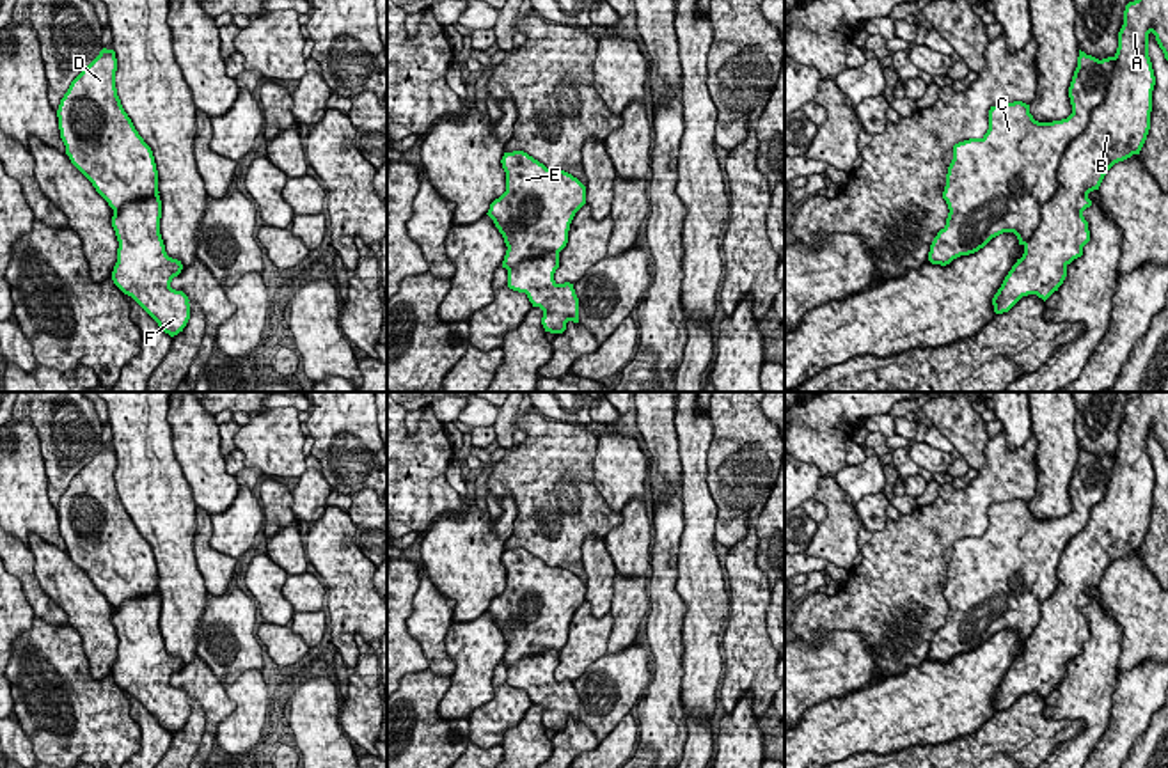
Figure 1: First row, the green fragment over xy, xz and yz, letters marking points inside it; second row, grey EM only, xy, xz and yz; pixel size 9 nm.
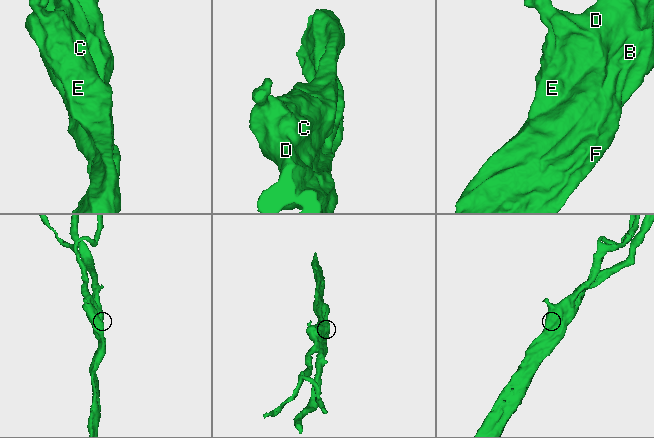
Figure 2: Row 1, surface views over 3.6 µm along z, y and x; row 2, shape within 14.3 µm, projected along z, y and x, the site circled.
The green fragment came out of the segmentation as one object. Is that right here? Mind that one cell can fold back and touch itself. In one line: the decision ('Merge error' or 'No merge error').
Merge error

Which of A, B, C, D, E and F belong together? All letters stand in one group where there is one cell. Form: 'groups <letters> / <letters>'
groups A B F / C D E

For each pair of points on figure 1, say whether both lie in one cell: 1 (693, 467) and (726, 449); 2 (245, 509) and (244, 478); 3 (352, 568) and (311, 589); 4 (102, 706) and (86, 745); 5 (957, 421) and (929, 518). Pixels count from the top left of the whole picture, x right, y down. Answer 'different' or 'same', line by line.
1: different
2: different
3: different
4: same
5: different

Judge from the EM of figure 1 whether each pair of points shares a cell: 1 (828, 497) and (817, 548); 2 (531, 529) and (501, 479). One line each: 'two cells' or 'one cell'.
1: one cell
2: one cell

